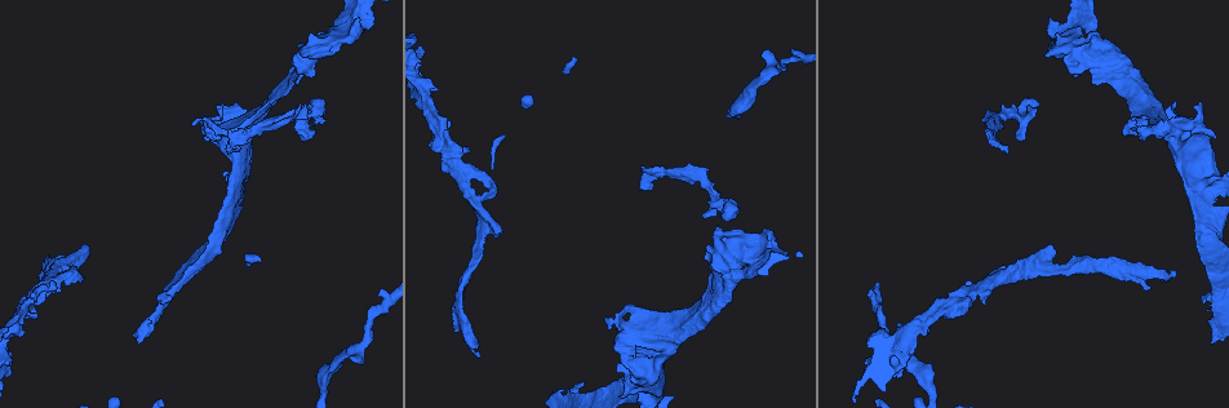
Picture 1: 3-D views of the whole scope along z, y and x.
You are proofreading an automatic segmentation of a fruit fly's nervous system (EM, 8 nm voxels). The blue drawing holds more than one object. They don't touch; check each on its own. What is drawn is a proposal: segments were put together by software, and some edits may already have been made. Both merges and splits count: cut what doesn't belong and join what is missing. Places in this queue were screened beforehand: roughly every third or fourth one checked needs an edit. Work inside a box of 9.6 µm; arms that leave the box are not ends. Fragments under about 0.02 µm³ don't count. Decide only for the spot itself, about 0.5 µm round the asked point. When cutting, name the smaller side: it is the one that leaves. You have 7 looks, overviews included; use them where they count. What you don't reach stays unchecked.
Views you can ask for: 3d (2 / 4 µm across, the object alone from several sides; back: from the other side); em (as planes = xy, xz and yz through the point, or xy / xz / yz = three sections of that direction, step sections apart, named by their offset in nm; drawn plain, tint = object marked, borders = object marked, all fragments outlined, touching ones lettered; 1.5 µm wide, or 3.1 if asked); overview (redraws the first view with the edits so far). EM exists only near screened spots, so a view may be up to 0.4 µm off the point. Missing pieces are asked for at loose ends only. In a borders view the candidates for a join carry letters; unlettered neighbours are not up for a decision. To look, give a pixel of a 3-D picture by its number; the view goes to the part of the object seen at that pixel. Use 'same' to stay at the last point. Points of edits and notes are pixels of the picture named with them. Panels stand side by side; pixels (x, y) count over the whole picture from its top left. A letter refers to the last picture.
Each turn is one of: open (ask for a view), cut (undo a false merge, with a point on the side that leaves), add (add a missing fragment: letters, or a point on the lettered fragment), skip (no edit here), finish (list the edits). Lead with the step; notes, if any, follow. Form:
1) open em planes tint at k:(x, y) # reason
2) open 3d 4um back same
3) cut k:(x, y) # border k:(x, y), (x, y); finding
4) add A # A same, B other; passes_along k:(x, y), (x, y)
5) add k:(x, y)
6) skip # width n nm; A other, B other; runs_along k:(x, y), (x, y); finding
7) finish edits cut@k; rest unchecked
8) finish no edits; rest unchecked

open 3d 4um at 1:(354, 358) # free end

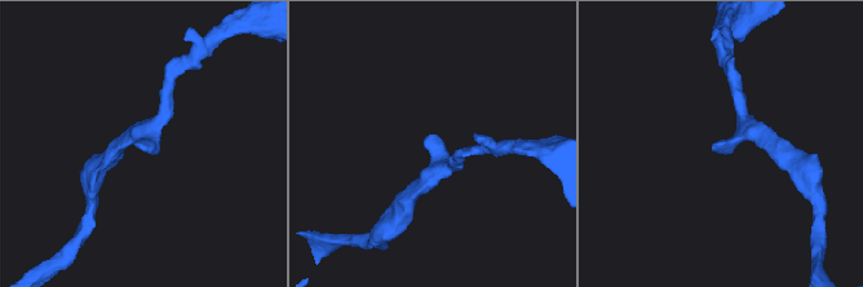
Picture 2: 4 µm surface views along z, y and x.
open em planes borders at 2:(721, 144)

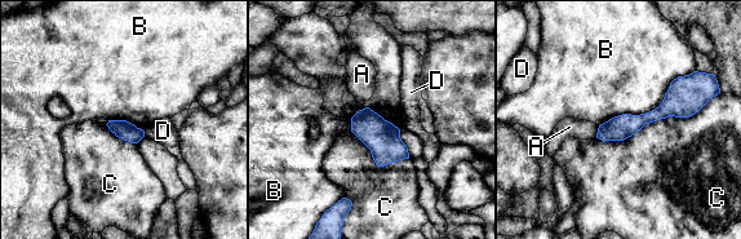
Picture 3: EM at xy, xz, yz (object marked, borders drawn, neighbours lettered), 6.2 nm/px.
skip # A other, B other, C other, D other; no lettered fragment goes on from it

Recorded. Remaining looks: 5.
open 3d 4um at 1:(1168, 133) # abrupt turn

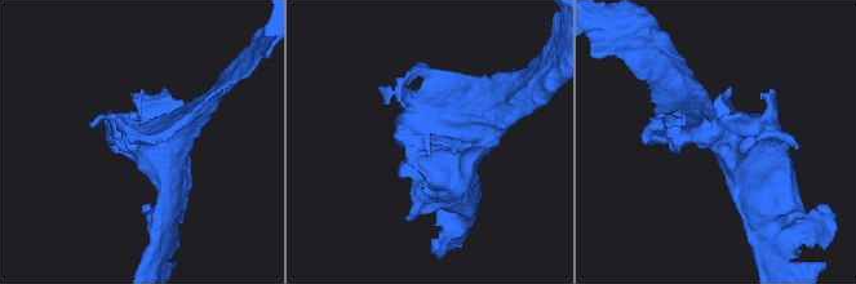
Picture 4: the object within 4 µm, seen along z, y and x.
open em planes tint at 4:(439, 133) # now the EM

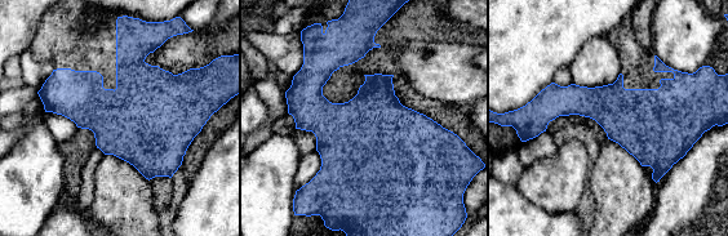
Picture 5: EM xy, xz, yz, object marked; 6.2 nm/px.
open em planes borders same # see the neighbours

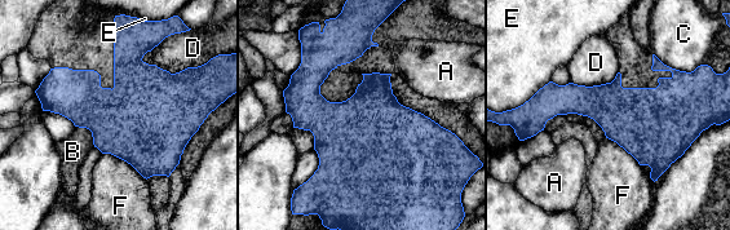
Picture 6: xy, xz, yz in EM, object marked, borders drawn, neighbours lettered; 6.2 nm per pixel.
skip # A other, B other, C other, D other, E other, F other; border 6:(141, 58), (171, 73), (208, 61); continuous, no second neuron

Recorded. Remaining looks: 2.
finish no edits; rest unchecked

